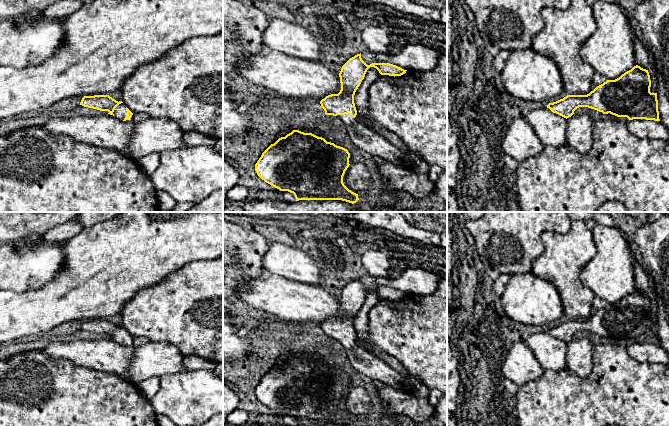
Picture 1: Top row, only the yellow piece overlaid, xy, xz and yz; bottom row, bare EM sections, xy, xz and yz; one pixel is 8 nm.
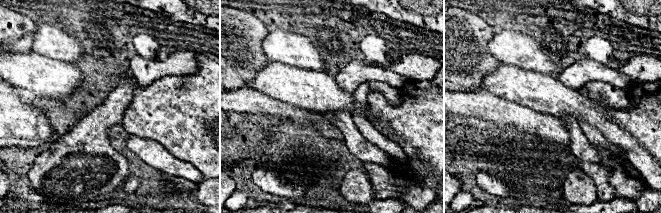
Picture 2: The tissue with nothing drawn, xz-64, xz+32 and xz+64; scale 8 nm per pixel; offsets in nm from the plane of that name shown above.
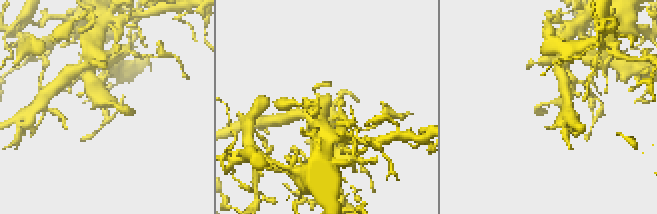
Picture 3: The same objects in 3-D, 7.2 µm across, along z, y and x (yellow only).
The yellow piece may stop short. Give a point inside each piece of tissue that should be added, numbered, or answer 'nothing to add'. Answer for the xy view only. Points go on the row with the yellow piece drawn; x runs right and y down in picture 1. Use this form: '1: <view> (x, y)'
1: xy (120, 112)

